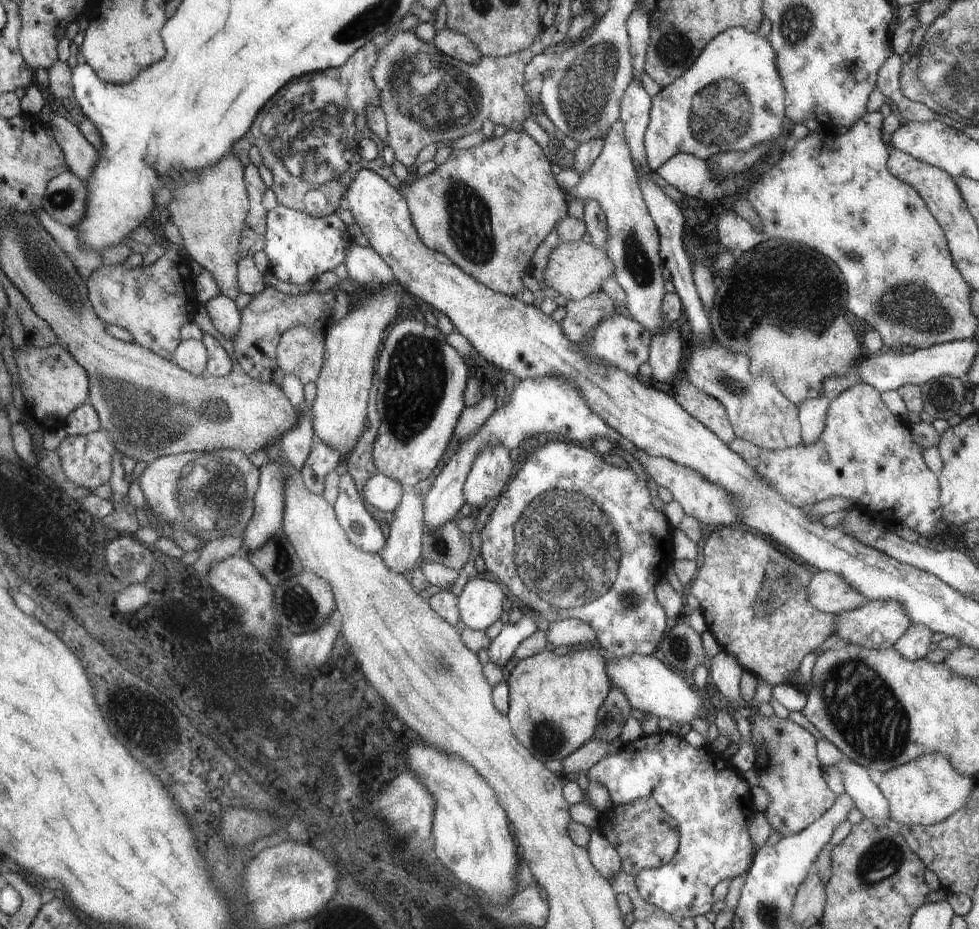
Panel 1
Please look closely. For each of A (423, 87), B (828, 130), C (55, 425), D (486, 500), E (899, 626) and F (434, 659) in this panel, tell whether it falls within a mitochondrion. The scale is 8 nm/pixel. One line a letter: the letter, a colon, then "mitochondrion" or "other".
A: mitochondrion
B: other
C: other
D: other
E: other
F: mitochondrion

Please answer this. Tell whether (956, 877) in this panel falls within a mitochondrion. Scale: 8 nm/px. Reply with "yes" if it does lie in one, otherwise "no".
no

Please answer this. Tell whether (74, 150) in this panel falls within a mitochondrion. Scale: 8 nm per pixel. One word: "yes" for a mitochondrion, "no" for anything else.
no

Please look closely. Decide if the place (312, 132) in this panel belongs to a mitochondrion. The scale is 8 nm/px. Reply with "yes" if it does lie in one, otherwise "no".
yes

